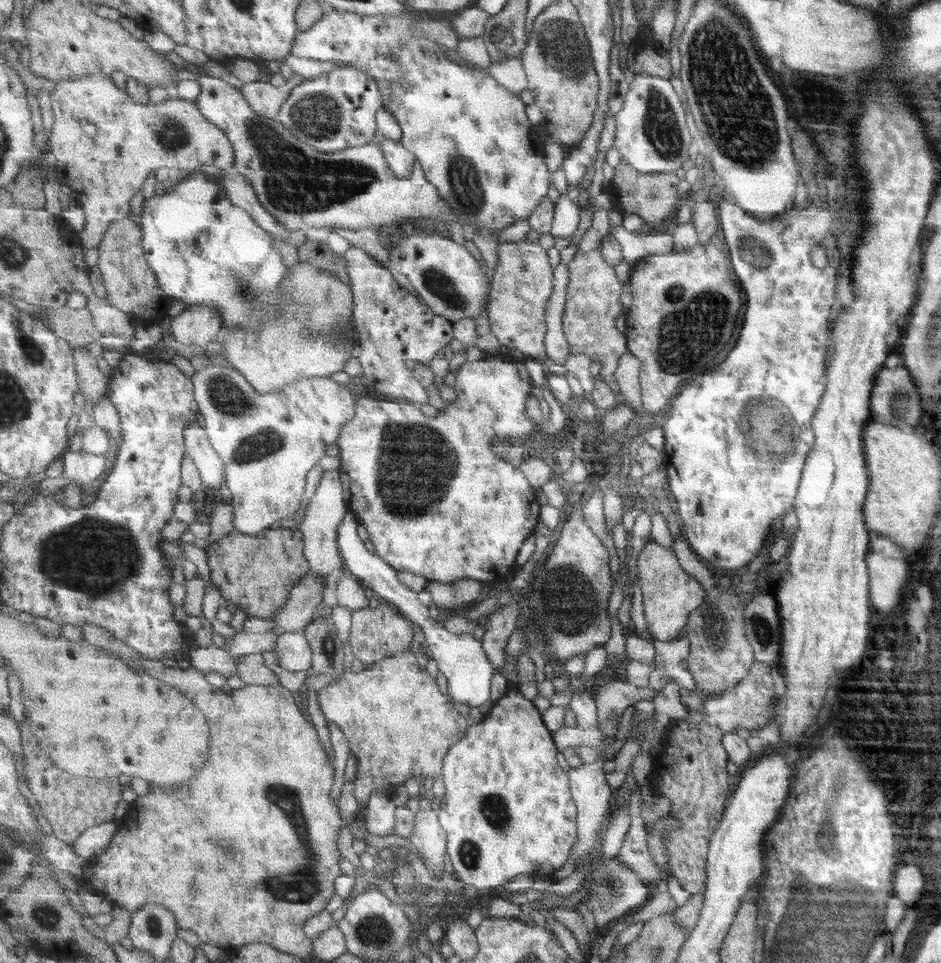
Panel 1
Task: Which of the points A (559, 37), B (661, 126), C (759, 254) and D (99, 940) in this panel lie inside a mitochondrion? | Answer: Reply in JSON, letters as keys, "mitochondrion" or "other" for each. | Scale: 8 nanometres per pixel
{"A":"mitochondrion","B":"mitochondrion","C":"mitochondrion","D":"other"}

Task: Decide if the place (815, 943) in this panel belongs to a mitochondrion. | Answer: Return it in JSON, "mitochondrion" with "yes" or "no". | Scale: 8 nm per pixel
{"mitochondrion":"yes"}

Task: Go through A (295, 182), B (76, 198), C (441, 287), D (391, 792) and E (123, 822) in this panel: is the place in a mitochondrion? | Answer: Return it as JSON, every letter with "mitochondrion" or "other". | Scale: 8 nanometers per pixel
{"A":"mitochondrion","B":"other","C":"mitochondrion","D":"other","E":"other"}

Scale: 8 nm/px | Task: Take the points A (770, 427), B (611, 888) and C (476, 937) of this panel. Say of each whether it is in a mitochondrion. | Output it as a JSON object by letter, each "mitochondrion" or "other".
{"A":"mitochondrion","B":"mitochondrion","C":"other"}

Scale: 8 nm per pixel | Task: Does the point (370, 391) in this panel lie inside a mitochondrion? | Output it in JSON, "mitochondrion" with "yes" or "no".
{"mitochondrion":"no"}

